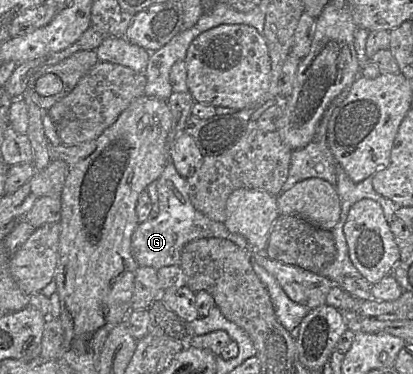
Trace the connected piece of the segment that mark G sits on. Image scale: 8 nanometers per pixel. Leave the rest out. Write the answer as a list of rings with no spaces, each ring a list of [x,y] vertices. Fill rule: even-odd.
[[[170,160],[156,183],[158,192],[157,216],[139,222],[131,237],[131,253],[139,266],[152,267],[156,270],[165,266],[180,266],[183,247],[188,242],[200,238],[228,239],[240,248],[250,249],[243,236],[229,232],[223,223],[210,220],[193,207],[189,200],[187,180],[179,175]],[[175,185],[182,195],[181,202],[173,194]]]

